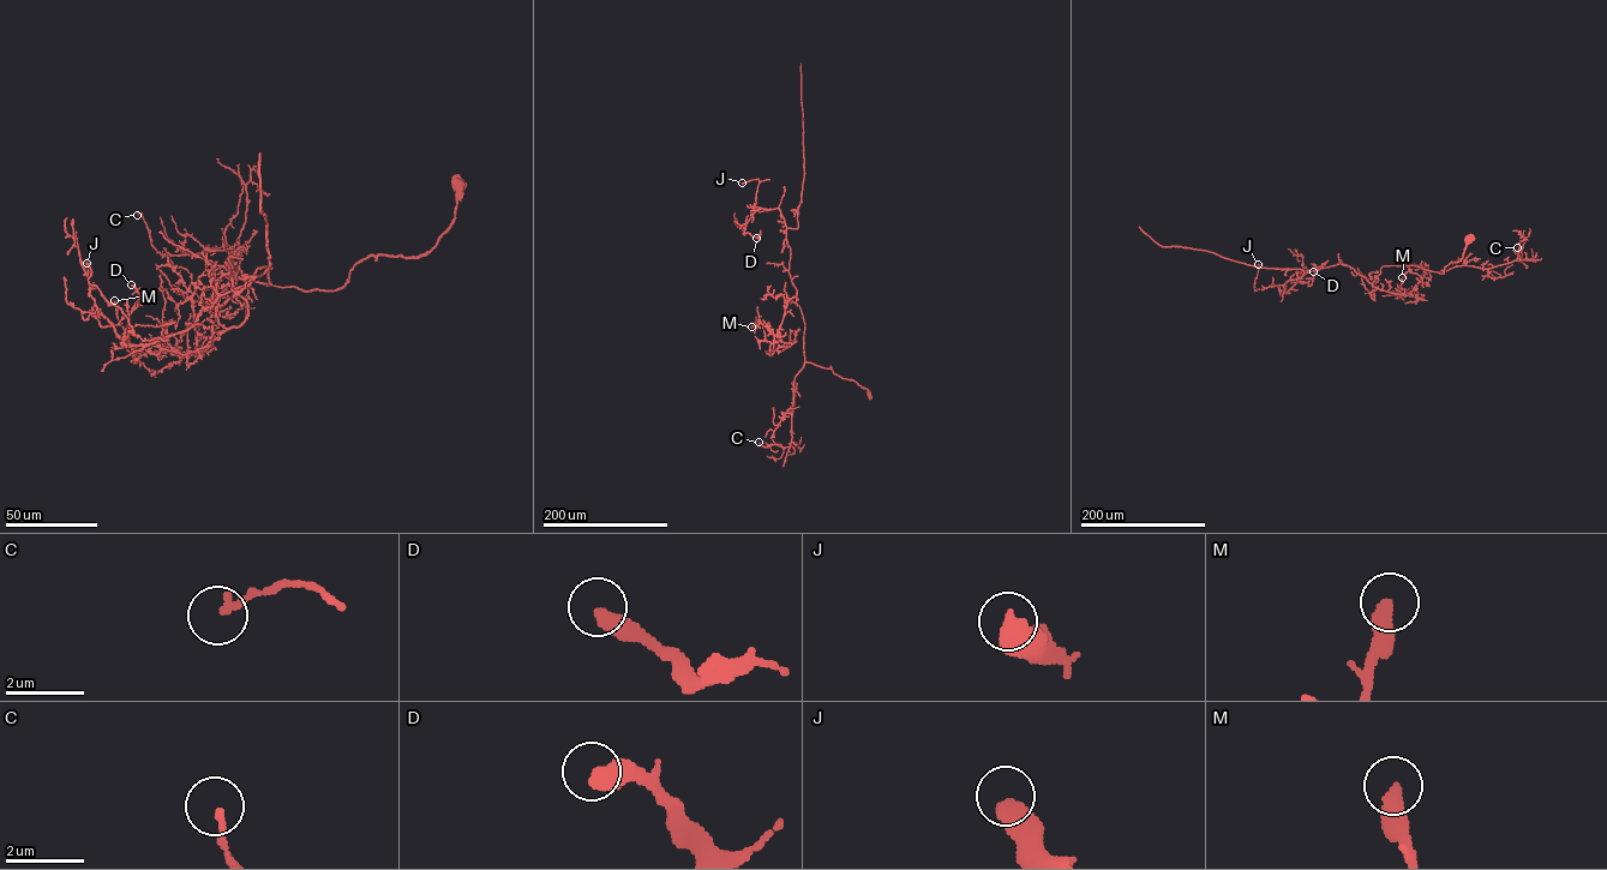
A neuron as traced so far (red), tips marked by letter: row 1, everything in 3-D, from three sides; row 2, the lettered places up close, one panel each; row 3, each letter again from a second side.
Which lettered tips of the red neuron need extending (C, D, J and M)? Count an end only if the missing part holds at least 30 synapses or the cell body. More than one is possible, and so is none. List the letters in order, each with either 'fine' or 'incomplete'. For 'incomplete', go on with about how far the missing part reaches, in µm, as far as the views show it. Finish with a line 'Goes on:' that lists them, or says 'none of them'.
C: fine
D: fine
J: fine
M: fine
Goes on: none of them

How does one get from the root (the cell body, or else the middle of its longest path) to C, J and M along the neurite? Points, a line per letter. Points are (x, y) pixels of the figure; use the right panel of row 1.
C: (1467, 238), (1461, 259), (1446, 265), (1443, 274), (1437, 271), (1461, 265), (1487, 269), (1522, 262), (1517, 247)
J: (1467, 238), (1443, 274), (1384, 265), (1372, 283), (1338, 264), (1288, 280), (1285, 293), (1254, 289), (1258, 264)
M: (1467, 238), (1462, 257), (1443, 274), (1384, 265), (1372, 286), (1410, 296), (1398, 296), (1402, 277)

